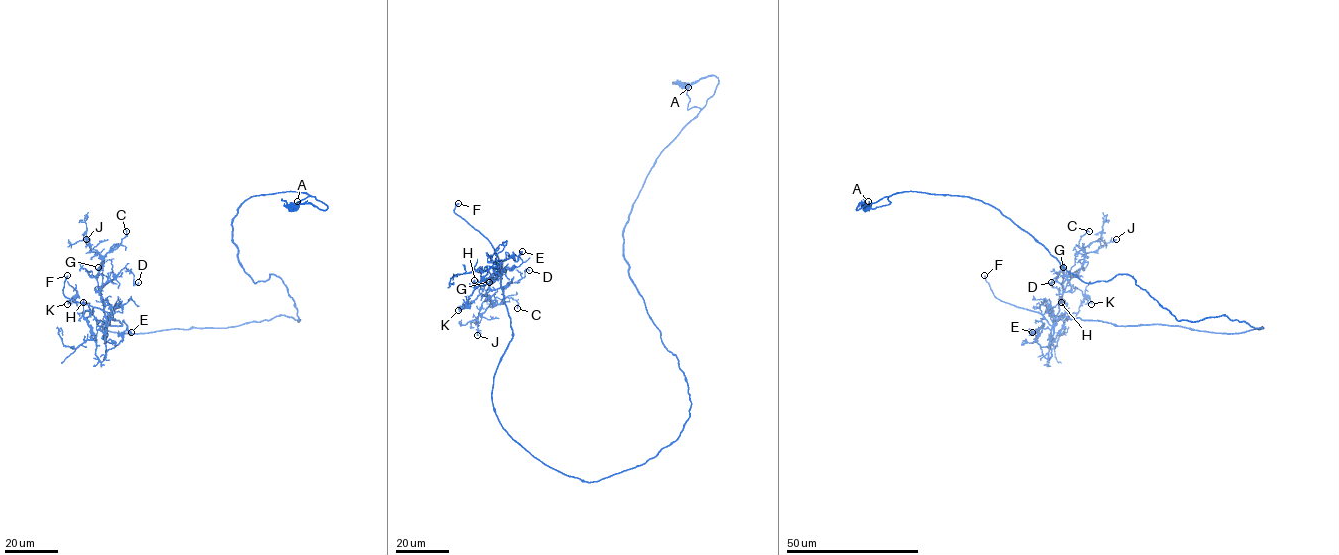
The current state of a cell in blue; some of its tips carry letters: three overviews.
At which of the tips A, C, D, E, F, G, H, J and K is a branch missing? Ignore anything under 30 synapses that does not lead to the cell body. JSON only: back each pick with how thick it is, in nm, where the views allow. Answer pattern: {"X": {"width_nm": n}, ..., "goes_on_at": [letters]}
{"F": {"width_nm": 280}, "K": {"width_nm": 200}, "goes_on_at": ["F", "K"]}

